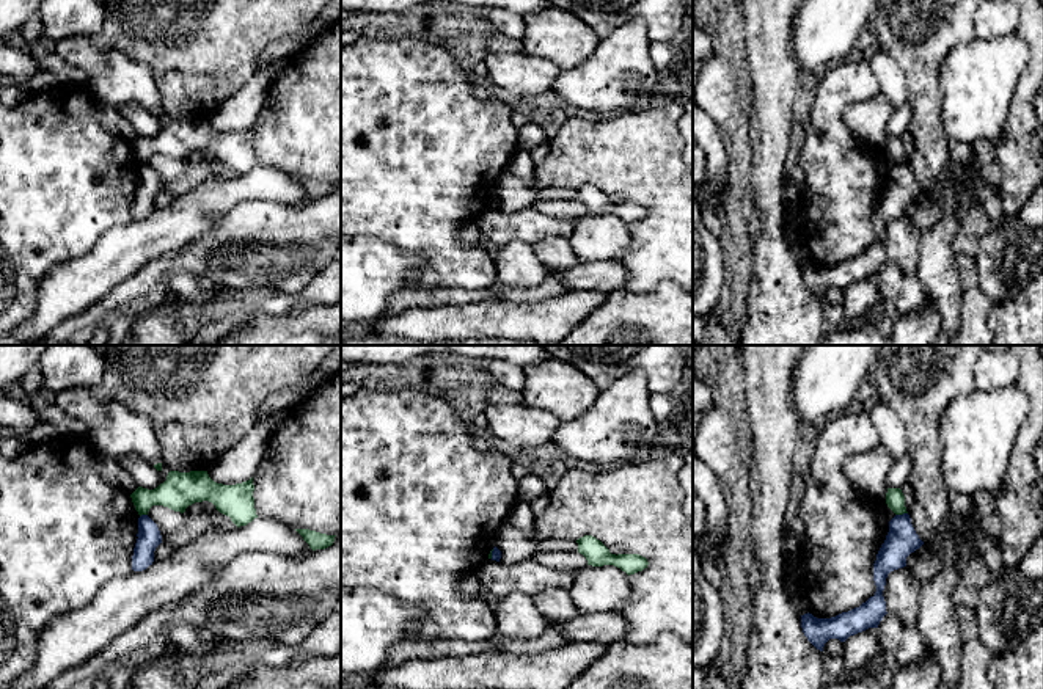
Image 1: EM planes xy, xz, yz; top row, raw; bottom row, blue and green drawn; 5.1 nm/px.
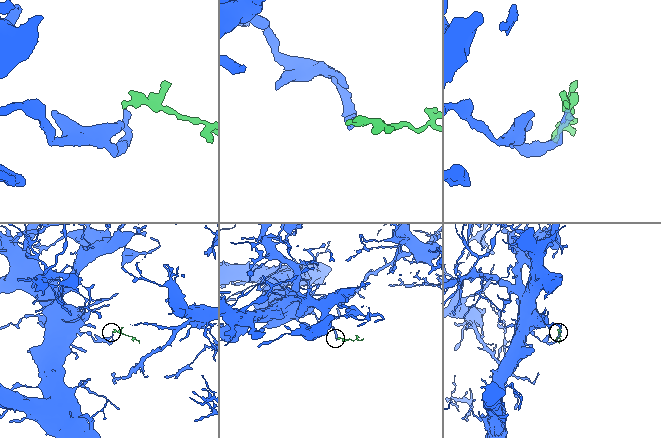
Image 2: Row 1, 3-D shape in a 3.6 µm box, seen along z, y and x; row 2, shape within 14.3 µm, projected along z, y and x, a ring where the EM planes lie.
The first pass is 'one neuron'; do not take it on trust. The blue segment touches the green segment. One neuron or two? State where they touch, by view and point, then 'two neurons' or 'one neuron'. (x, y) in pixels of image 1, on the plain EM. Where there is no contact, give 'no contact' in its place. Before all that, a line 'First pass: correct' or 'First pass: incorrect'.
First pass: incorrect
meets blue in yz at (900, 164); two neurons

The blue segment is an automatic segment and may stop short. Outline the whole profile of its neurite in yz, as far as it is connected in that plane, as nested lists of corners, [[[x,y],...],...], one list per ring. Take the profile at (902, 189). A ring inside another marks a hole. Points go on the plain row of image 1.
[[[908,162],[895,163],[889,170],[889,180],[873,212],[876,240],[859,256],[831,267],[817,267],[812,262],[801,264],[801,276],[807,289],[820,300],[829,287],[845,290],[850,284],[869,276],[878,276],[886,261],[883,239],[891,220],[906,215],[906,206],[919,198],[924,190],[916,182]]]

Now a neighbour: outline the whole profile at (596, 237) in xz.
[[[586,213],[575,220],[570,248],[581,264],[616,261],[630,245],[628,223],[614,213]]]

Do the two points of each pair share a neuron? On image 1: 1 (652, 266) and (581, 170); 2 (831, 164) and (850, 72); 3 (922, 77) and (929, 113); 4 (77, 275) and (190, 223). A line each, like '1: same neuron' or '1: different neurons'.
1: same neuron
2: same neuron
3: same neuron
4: same neuron

